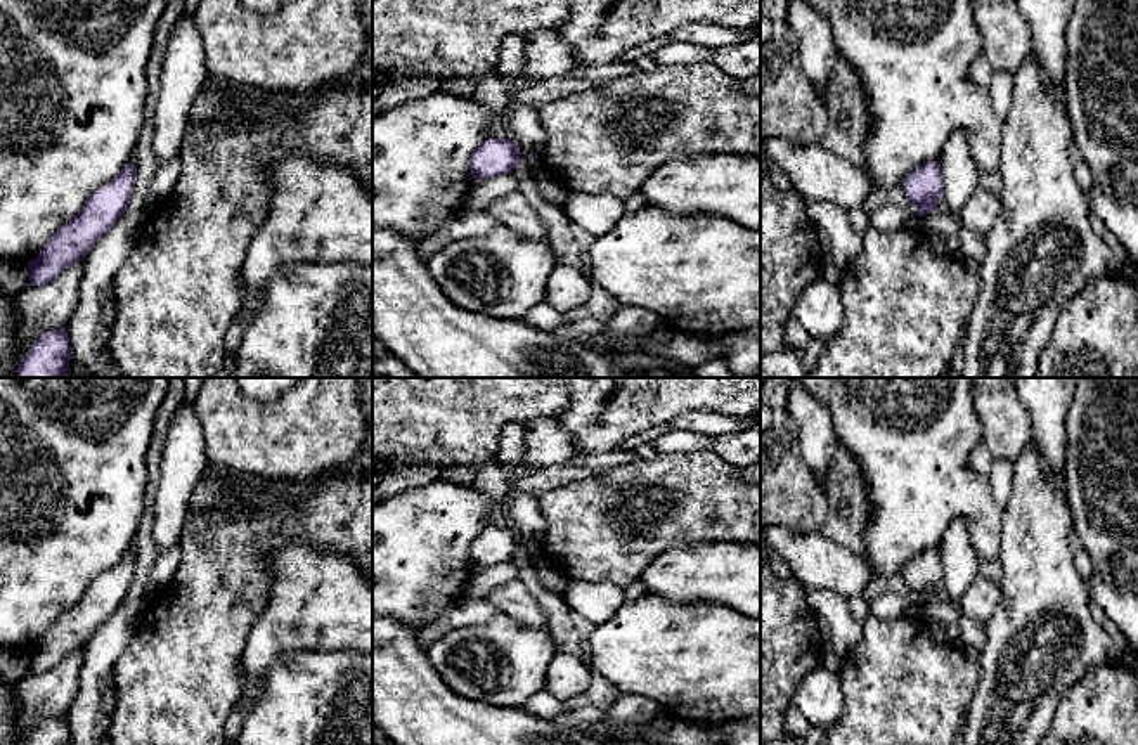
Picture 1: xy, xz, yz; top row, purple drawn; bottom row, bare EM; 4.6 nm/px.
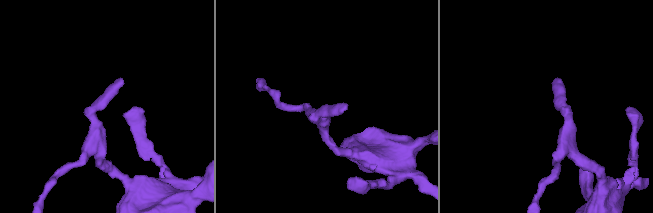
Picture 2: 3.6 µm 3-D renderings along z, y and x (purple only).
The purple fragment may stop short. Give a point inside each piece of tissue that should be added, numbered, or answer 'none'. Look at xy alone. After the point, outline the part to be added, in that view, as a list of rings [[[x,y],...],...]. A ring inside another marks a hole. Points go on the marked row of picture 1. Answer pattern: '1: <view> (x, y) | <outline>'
none

